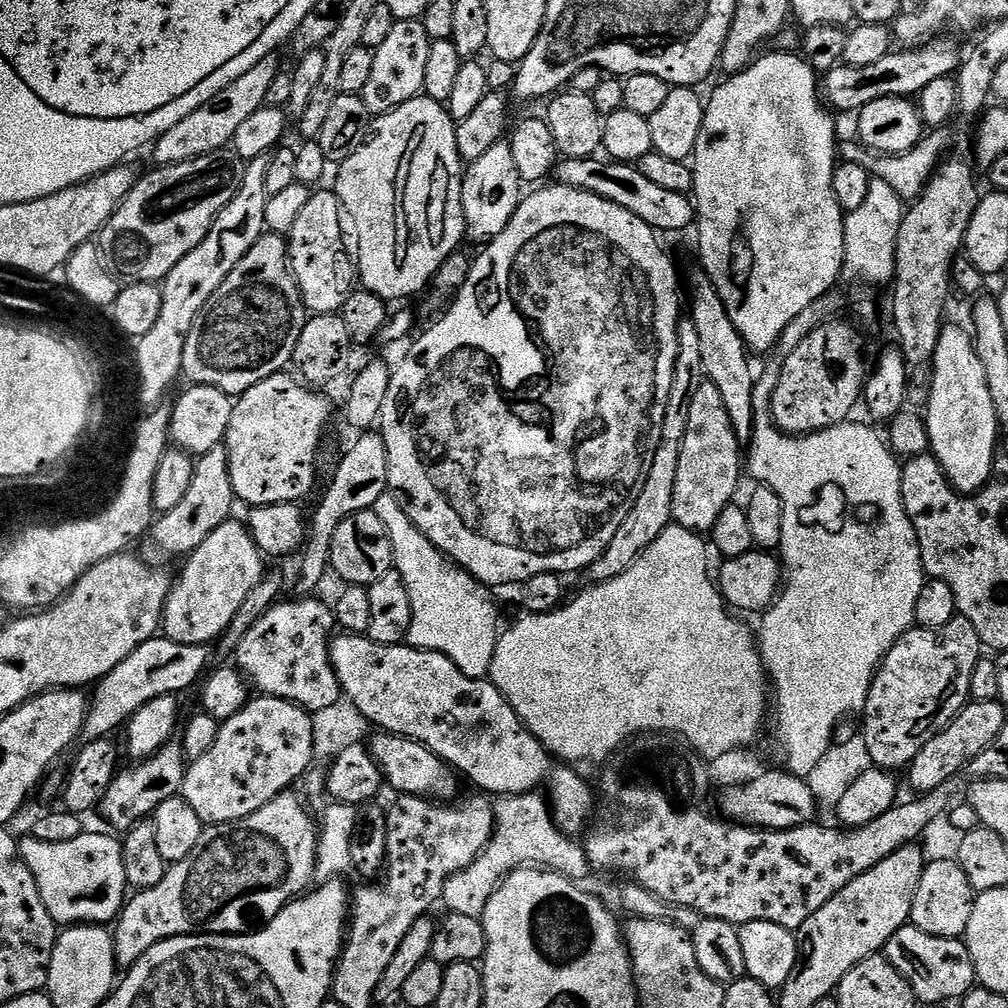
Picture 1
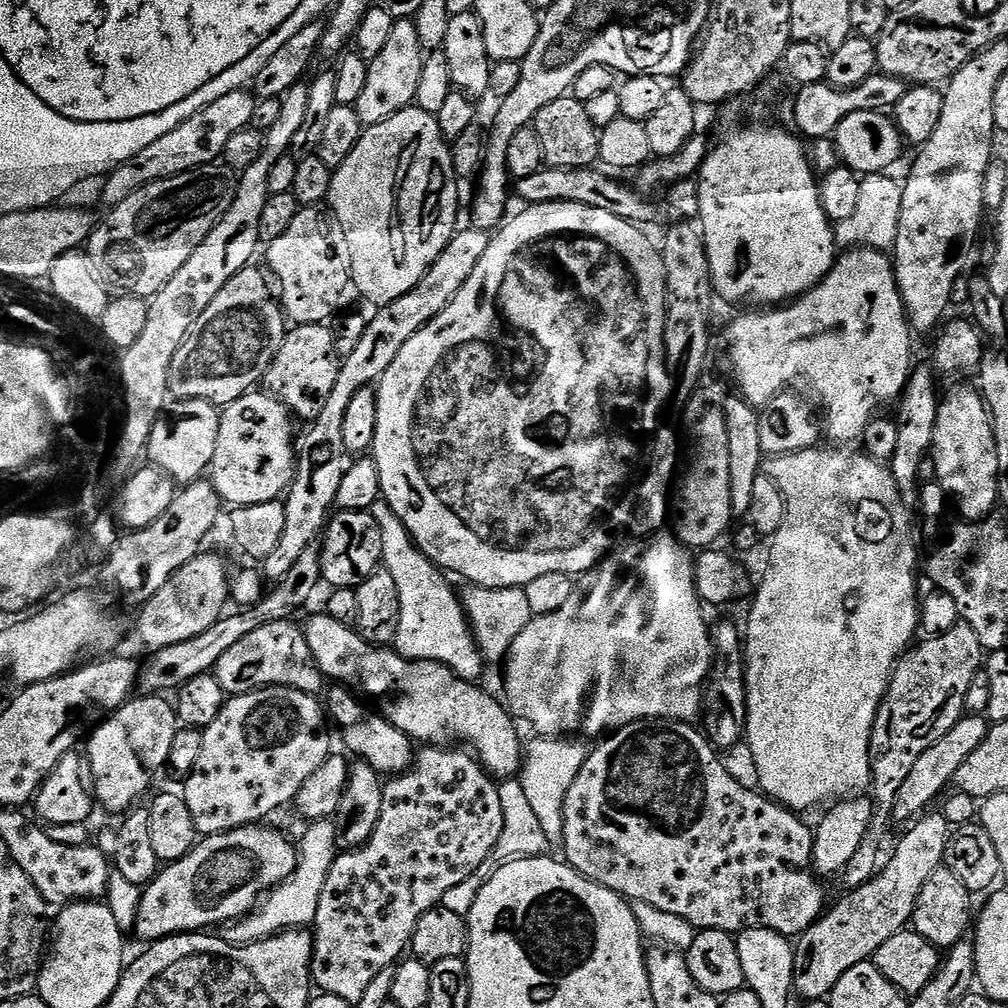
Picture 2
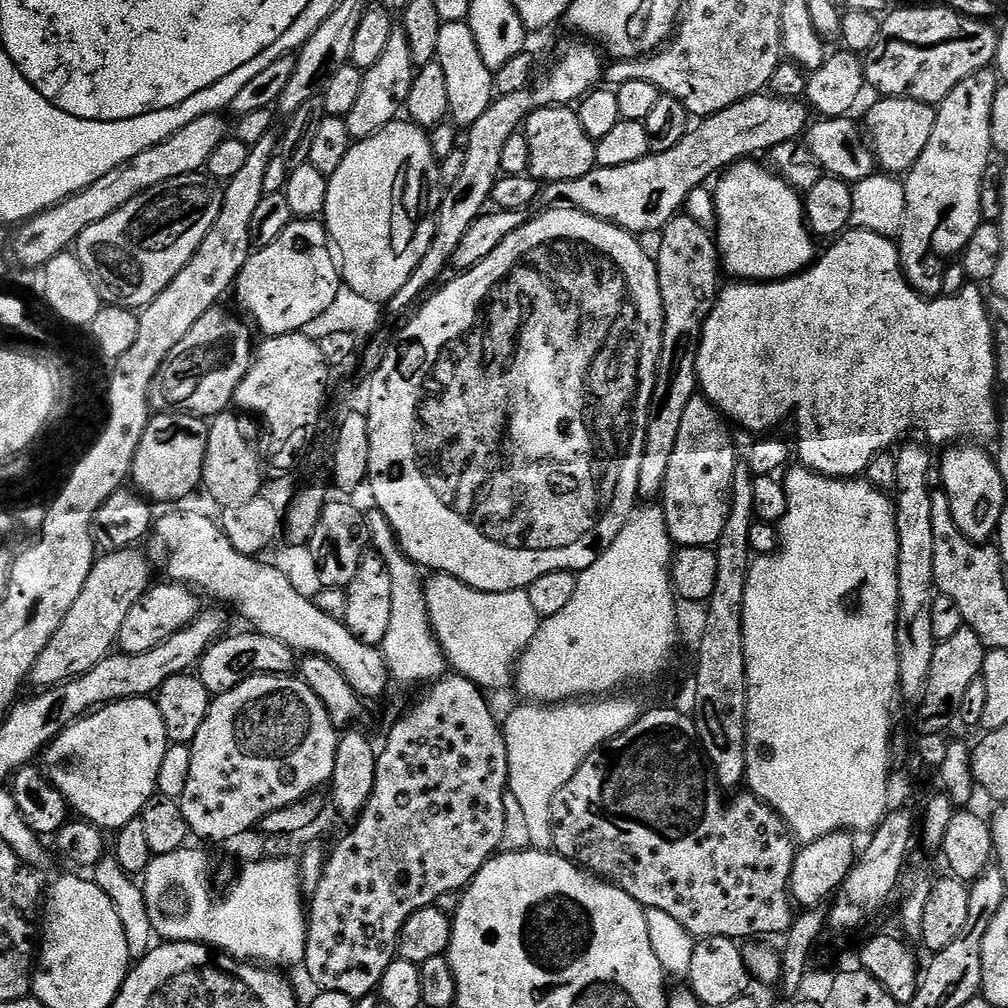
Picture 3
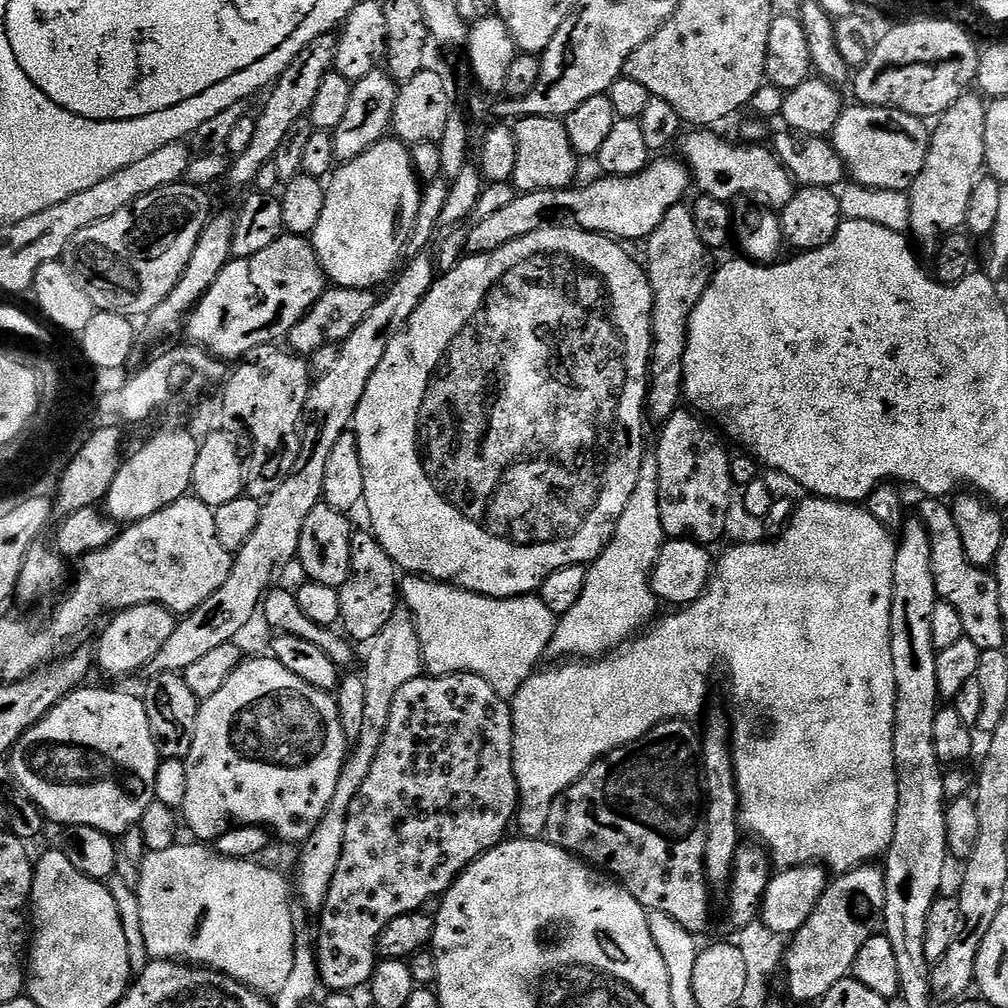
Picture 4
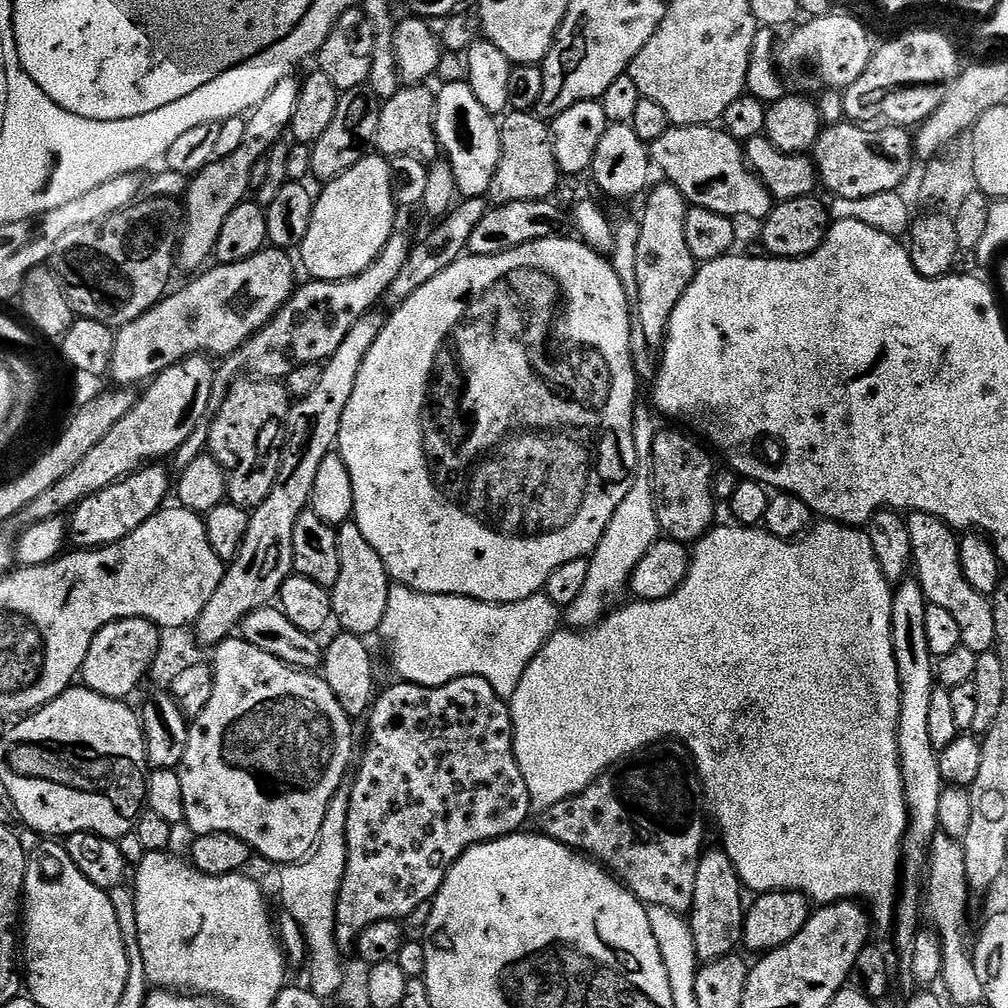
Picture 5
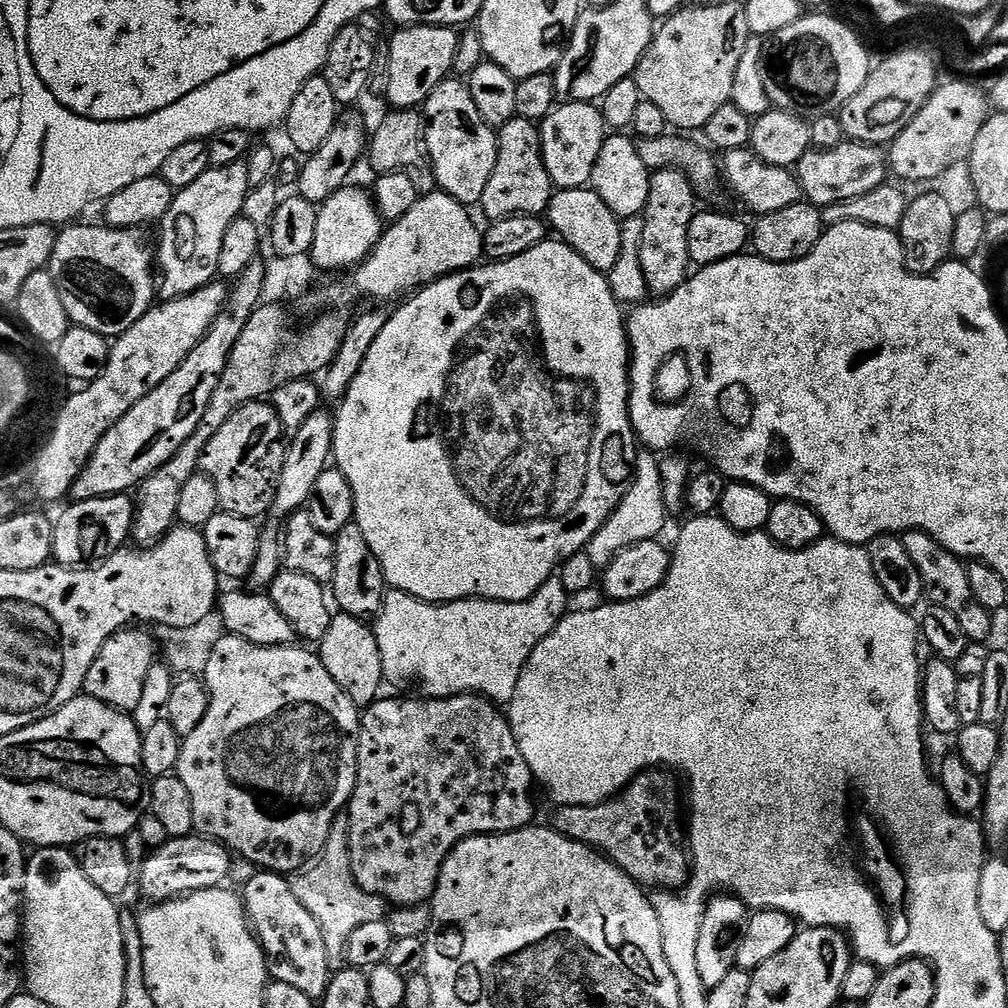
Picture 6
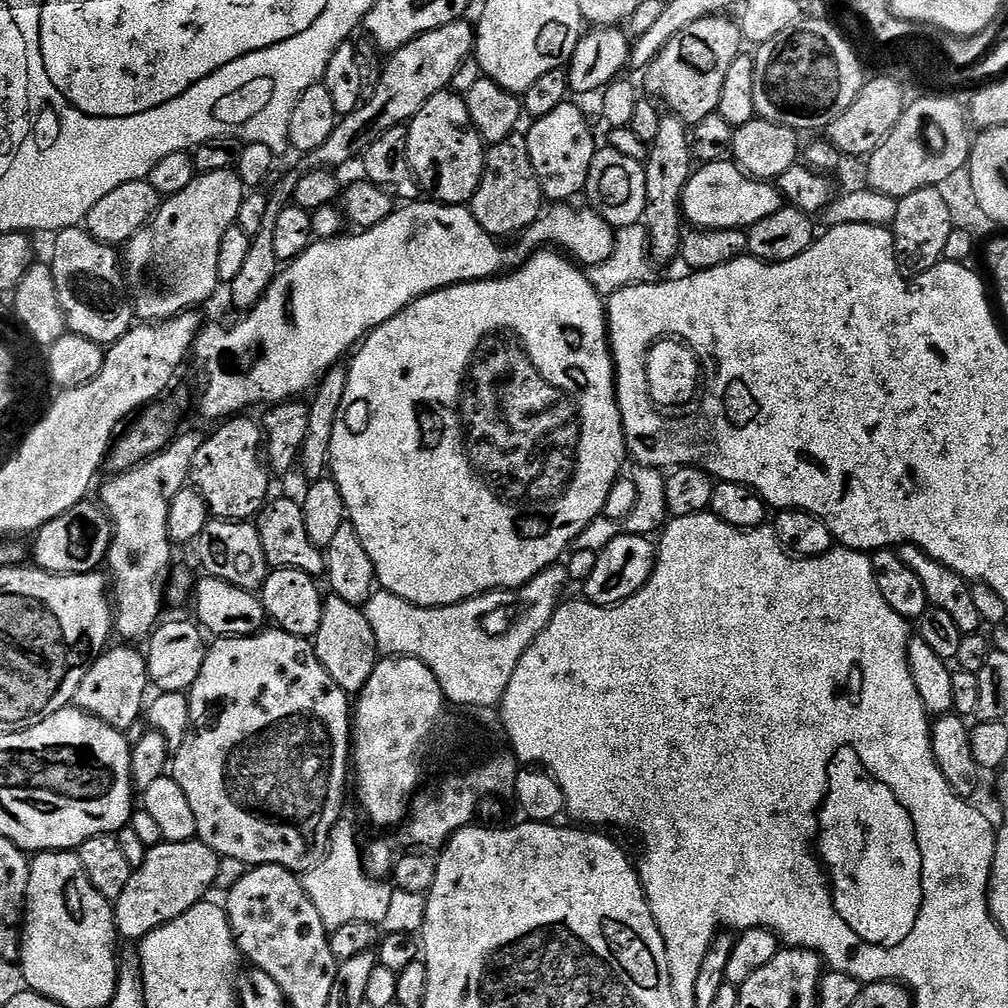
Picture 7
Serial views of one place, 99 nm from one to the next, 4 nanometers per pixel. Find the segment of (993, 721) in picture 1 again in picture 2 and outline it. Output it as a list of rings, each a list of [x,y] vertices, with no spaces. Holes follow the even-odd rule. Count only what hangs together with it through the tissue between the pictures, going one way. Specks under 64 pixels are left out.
[[[965,715],[949,732],[942,734],[942,738],[938,738],[938,742],[934,742],[934,746],[930,746],[930,750],[926,750],[922,758],[918,758],[914,770],[910,770],[910,778],[906,778],[906,782],[902,782],[901,788],[898,789],[896,805],[892,811],[893,821],[915,821],[927,809],[924,807],[936,795],[939,797],[945,791],[944,787],[952,784],[954,774],[958,774],[958,766],[962,766],[962,762],[966,762],[966,758],[970,758],[970,754],[974,754],[978,746],[982,746],[989,727],[989,721],[984,716]]]

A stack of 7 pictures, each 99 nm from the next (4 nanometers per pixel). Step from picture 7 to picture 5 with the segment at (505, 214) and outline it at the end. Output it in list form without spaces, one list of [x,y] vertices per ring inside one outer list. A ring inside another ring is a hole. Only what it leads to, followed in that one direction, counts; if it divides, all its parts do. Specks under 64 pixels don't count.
[[[509,111],[500,124],[500,144],[501,163],[492,183],[491,199],[500,204],[549,199],[562,181],[549,121],[532,112]]]

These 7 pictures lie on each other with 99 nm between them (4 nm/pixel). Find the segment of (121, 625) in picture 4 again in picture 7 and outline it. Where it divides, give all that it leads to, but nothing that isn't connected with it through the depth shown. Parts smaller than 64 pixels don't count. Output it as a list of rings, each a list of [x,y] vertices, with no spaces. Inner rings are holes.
[[[120,646],[124,648],[109,647],[107,650],[97,655],[96,661],[90,666],[86,678],[82,678],[82,686],[78,686],[76,691],[75,707],[82,709],[84,712],[96,716],[102,722],[121,730],[128,730],[132,724],[141,719],[142,713],[146,708],[146,699],[144,695],[150,689],[148,679],[148,662],[143,651],[140,652],[136,646]]]

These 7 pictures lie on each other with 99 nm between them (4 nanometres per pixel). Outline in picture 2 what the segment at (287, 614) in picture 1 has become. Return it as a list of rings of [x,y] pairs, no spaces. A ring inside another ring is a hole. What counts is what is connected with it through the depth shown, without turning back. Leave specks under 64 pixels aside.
[[[292,620],[267,624],[246,634],[242,642],[230,646],[230,650],[218,658],[214,675],[229,697],[241,696],[244,692],[257,692],[260,688],[293,688],[316,696],[326,688],[326,677],[316,667],[316,659],[306,642],[304,629]]]

